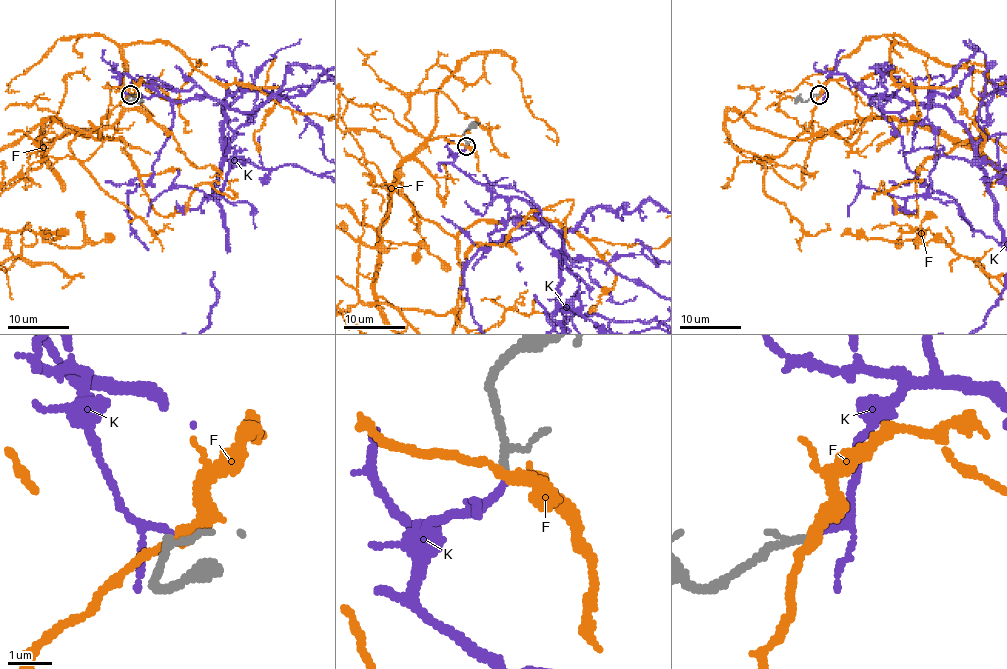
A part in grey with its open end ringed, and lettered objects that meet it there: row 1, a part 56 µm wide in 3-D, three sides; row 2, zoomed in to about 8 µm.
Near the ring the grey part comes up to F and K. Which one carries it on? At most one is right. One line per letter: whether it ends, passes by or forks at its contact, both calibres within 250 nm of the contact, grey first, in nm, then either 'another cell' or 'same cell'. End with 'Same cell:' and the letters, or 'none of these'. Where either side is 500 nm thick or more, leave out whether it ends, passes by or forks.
F: it passes by; calibres 130 and 240 nm; another cell
K: it ends; calibres 130 and 150 nm; same cell
Same cell: K

